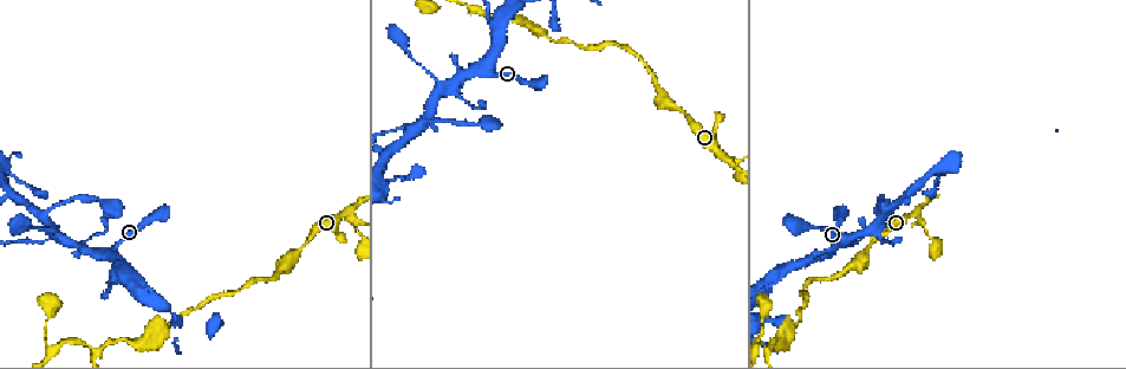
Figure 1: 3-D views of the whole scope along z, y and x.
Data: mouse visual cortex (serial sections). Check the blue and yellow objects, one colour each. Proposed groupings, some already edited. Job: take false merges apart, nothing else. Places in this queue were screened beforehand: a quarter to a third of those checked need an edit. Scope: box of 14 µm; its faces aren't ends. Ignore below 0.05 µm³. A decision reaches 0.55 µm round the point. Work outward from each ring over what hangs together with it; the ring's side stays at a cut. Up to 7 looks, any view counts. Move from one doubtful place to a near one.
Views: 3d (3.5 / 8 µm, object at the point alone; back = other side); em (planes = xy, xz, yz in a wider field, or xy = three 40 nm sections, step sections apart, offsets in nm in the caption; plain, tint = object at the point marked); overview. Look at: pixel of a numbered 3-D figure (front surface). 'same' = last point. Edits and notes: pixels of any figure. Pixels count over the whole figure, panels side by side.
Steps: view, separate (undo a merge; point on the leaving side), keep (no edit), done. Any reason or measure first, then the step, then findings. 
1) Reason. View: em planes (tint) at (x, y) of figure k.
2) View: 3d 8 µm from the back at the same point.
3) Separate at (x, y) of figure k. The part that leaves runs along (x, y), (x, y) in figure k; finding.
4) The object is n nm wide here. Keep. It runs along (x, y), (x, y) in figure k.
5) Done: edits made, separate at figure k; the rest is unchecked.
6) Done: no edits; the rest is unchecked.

Sudden change in width. View: 3d 8 µm at (486, 64) of figure 1.

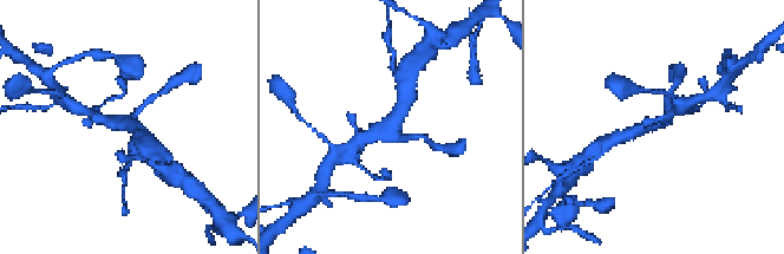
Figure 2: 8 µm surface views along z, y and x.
View: 3d 3.5 µm at (128, 125) of figure 2.

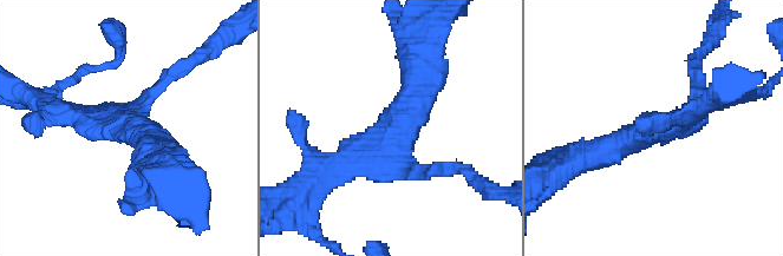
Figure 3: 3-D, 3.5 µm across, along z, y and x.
3 arms meet here. Keep. It runs along (695, 73), (692, 113), (611, 149) in figure 3; all the same cell.

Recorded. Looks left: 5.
Abrupt turn. View: 3d 3.5 µm at (778, 344) of figure 1.

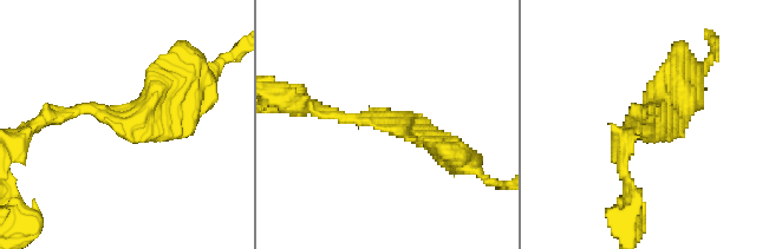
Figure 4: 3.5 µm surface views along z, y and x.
The arms are 150, 300 nm wide. View: em xy step 1 (tint) at (117, 121) of figure 4.

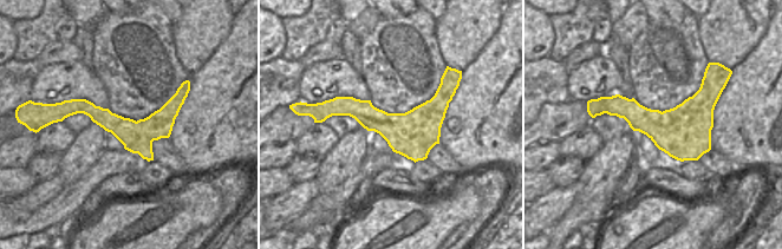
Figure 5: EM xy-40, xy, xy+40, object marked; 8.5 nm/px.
Keep. It runs along (447, 99), (422, 122), (331, 111) in figure 5; one cell here.

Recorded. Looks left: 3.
Sharp bend. View: 3d 3.5 µm at (883, 238) of figure 1.

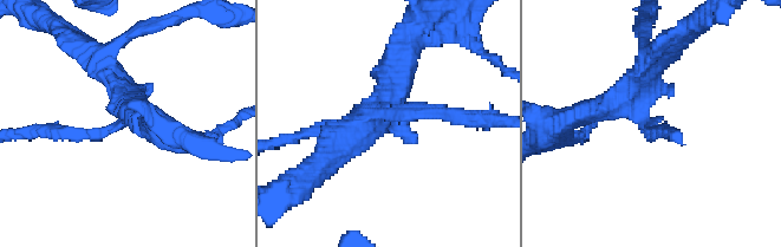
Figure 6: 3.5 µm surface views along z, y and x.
Need the tissue. View: em xy step 1 (tint) at (648, 121) of figure 6.

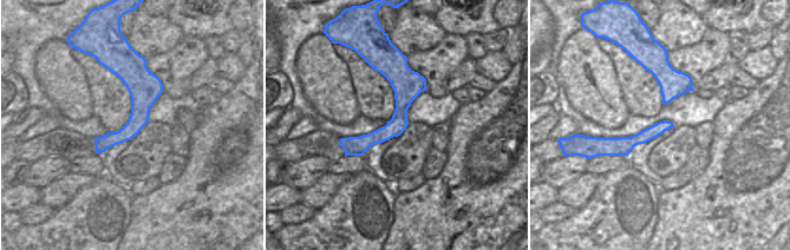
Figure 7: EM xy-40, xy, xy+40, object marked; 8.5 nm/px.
Cut it another way. View: em xy step 2 (tint) at the same point.

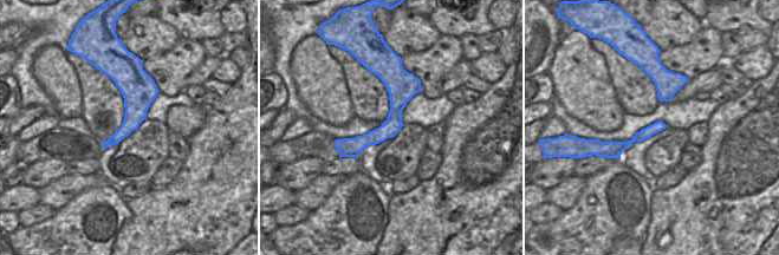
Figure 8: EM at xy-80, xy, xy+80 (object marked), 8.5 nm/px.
Keep. It runs along (404, 54), (390, 115), (314, 130) in figure 6; all the same cell.

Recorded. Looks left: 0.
Done: no edits; the rest is unchecked.

